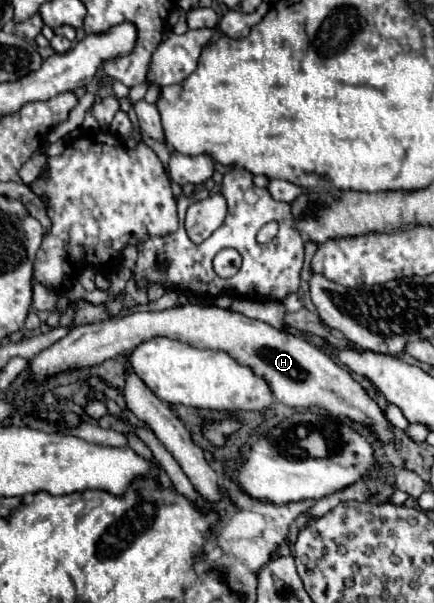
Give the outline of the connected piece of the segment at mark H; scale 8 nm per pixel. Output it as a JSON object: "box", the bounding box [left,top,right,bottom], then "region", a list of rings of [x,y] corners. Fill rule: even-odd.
{"box":[31,304,393,442],"region":[[[189,304],[189,306],[177,306],[177,308],[161,310],[161,312],[135,312],[119,320],[99,320],[93,324],[75,326],[65,338],[55,342],[55,346],[31,358],[31,372],[35,380],[43,380],[47,376],[53,376],[65,370],[97,366],[157,336],[173,338],[173,340],[199,346],[199,348],[227,350],[237,362],[243,362],[245,366],[251,366],[257,374],[263,374],[275,398],[283,402],[285,406],[303,408],[303,410],[317,406],[317,408],[327,410],[331,416],[347,416],[355,422],[363,422],[371,426],[373,432],[379,434],[383,442],[391,442],[393,438],[387,426],[387,418],[379,410],[379,406],[351,378],[351,374],[343,370],[343,366],[335,364],[317,346],[289,332],[275,330],[273,326],[267,326],[265,322],[247,318],[231,310],[221,310],[217,306],[201,308],[201,306]]]}

